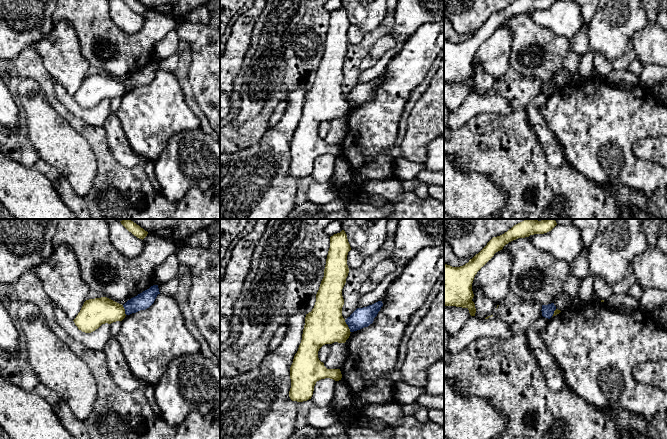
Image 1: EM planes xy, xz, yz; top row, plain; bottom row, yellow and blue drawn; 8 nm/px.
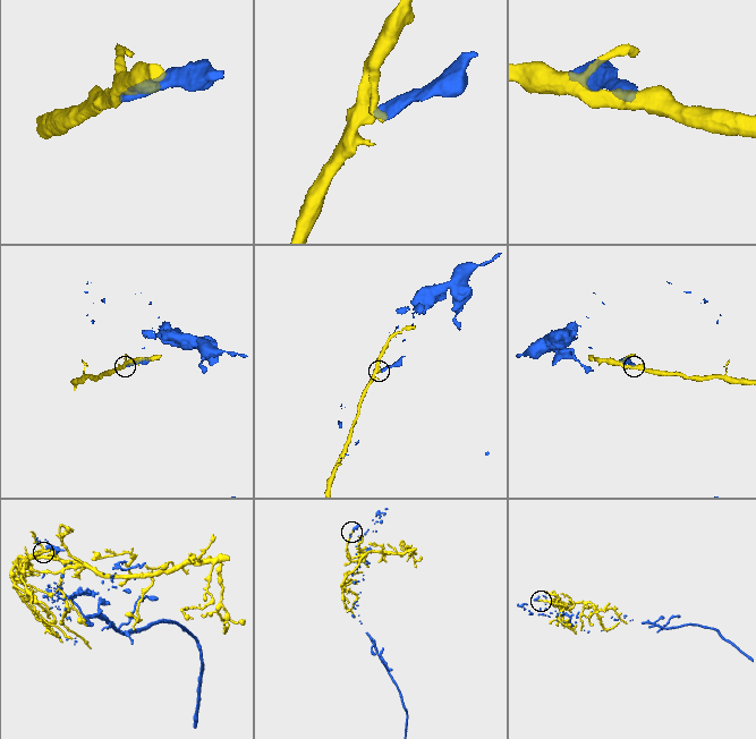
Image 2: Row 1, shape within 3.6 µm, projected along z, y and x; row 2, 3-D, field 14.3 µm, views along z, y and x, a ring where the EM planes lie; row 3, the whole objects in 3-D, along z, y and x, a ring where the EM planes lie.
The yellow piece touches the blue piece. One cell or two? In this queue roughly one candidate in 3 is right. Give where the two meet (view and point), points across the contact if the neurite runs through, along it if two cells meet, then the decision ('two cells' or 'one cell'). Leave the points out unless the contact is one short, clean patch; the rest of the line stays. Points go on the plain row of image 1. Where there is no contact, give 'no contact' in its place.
meets yellow in xz at (347, 102); border along xz (344, 96), (350, 108); two cells

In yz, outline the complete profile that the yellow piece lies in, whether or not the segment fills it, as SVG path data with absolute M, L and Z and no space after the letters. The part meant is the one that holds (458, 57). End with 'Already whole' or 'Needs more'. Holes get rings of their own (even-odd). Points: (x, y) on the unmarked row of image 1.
M516 0L504 10L493 13L487 21L463 42L452 43L444 39L444 82L467 84L471 92L475 92L476 84L472 77L474 70L472 59L477 48L509 18L534 10L544 10L551 7L557 0Z. Already whole

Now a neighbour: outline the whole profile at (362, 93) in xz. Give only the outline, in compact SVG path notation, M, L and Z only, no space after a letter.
M378 77L372 81L363 84L357 84L346 96L350 108L360 106L364 103L368 103L373 99L374 94L377 92L381 83L382 77Z

